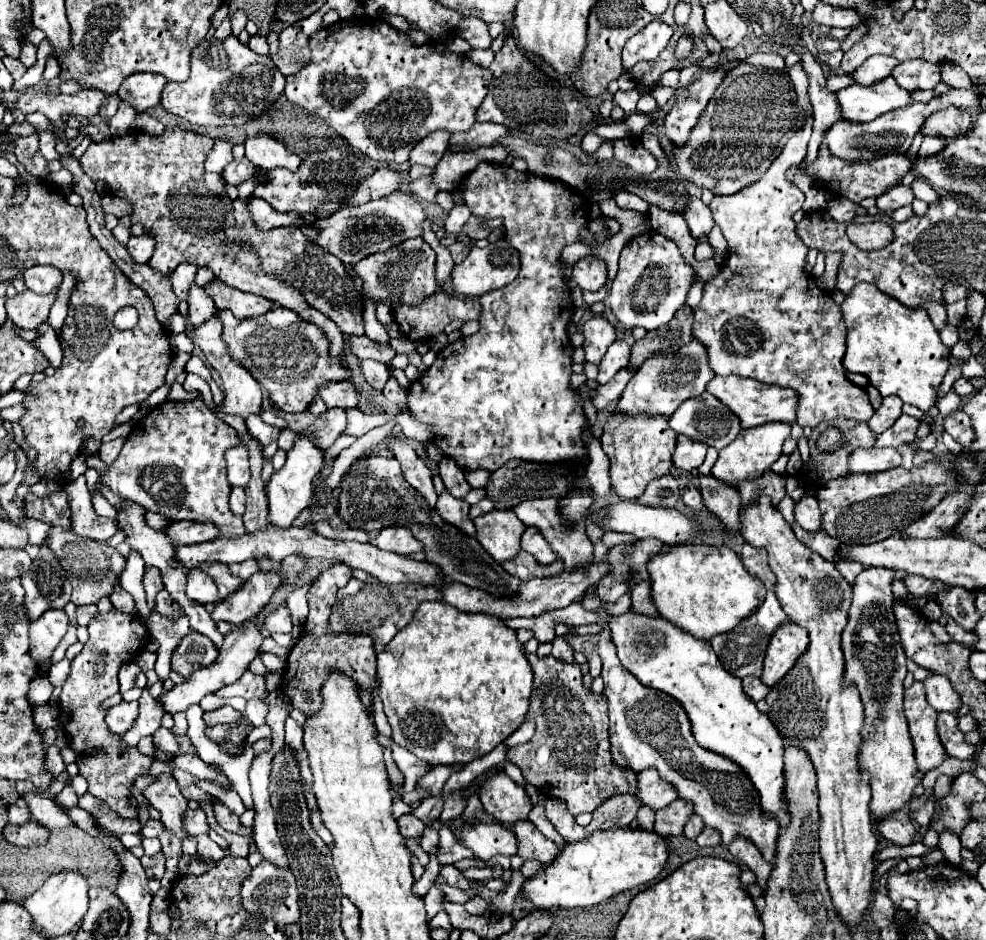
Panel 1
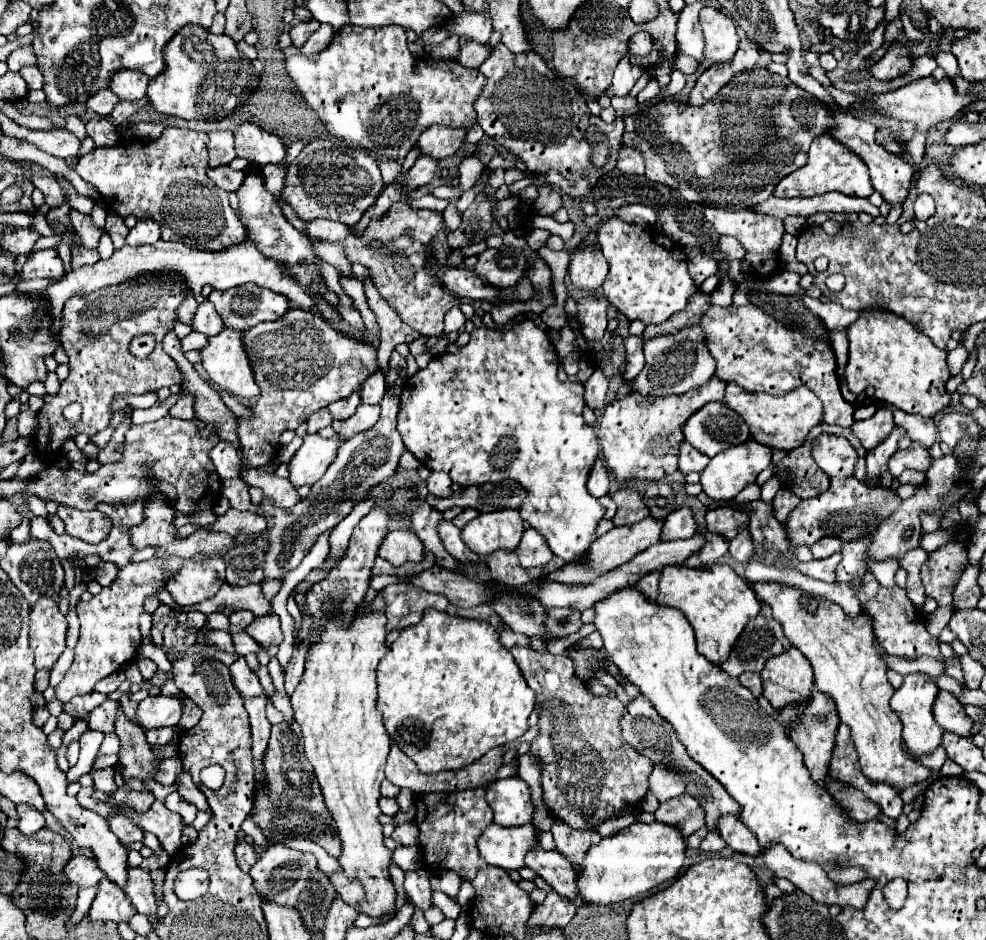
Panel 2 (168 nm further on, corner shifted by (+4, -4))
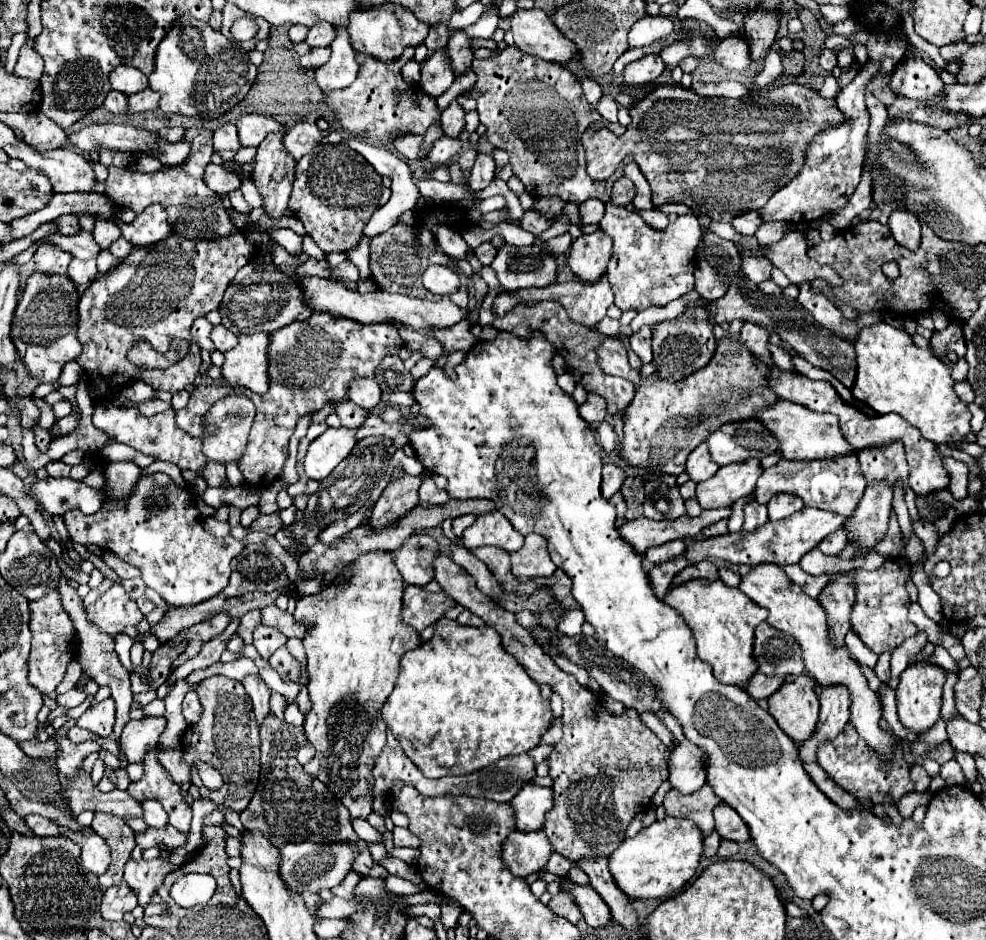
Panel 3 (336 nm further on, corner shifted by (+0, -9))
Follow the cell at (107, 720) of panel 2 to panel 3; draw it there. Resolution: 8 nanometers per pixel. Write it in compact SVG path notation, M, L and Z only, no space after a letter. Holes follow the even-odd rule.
M112 698L98 702L96 706L88 708L78 720L76 726L90 730L98 736L110 736L112 734L112 726L114 726L114 702Z

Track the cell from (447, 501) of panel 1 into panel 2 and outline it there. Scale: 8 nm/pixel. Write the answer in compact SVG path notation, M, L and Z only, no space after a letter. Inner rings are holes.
M442 519L442 521L438 523L438 533L440 533L440 539L442 539L446 551L448 551L454 559L458 559L458 561L462 561L462 563L466 563L466 565L472 563L472 561L480 561L480 557L478 557L476 553L472 553L472 551L464 545L464 541L462 541L462 537L460 537L462 531L460 531L452 521Z

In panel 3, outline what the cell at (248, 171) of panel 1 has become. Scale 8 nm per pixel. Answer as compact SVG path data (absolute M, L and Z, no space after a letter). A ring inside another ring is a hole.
M208 164L206 166L206 172L204 172L204 182L206 186L216 192L216 194L226 194L230 190L238 190L242 184L240 184L240 178L232 172L226 172L222 166L218 164Z

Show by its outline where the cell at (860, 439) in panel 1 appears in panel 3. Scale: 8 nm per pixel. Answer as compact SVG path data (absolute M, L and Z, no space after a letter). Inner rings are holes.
M850 454L844 458L834 458L834 460L786 460L786 458L780 458L778 464L764 470L762 476L758 478L754 498L760 504L766 504L768 498L772 498L774 494L788 492L788 494L800 496L804 500L804 506L830 510L844 518L852 518L854 508L858 506L858 502L864 494L864 488L866 488L866 480L860 470L856 454Z

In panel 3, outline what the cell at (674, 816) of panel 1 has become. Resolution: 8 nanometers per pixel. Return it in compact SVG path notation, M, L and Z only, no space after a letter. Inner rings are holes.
M702 786L696 794L680 794L678 790L670 790L664 796L664 808L668 816L676 818L688 818L694 820L696 826L702 830L704 836L708 836L714 830L714 816L712 810L720 802L720 798L714 794L712 786Z

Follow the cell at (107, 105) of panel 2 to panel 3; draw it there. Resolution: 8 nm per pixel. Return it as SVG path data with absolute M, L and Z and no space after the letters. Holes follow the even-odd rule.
M110 90L104 100L104 108L114 114L126 114L128 112L128 96L120 94L118 90Z

